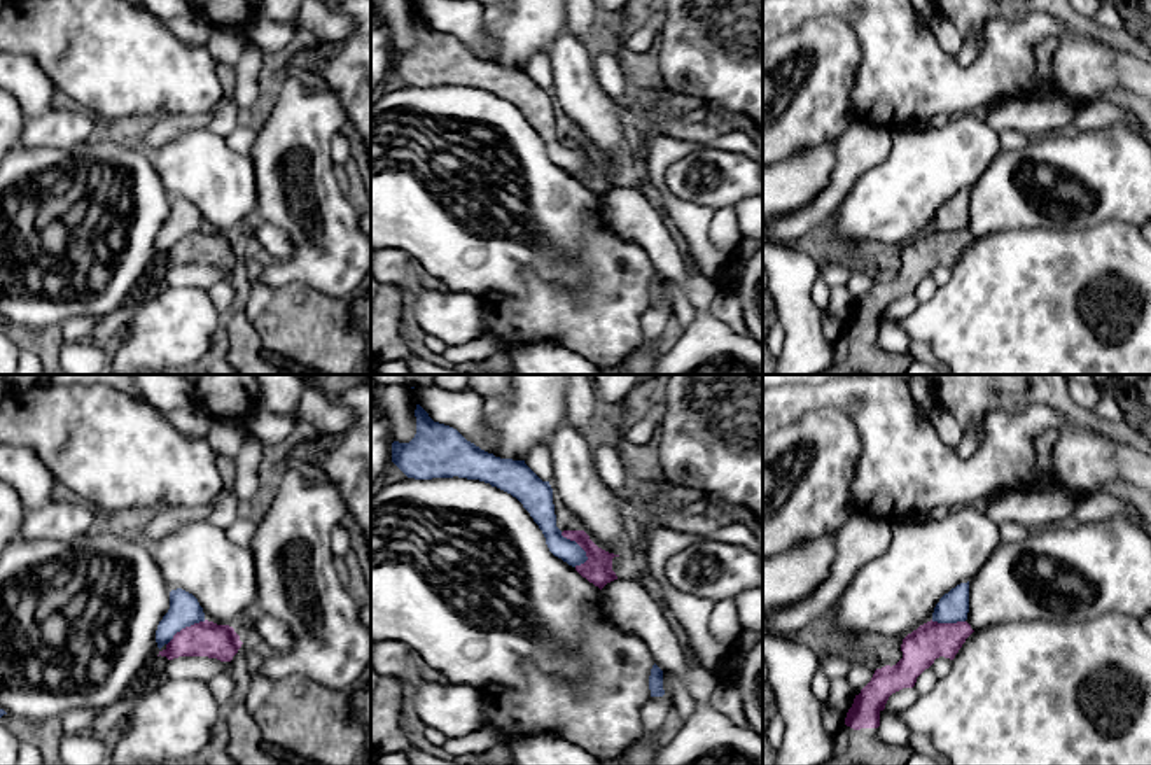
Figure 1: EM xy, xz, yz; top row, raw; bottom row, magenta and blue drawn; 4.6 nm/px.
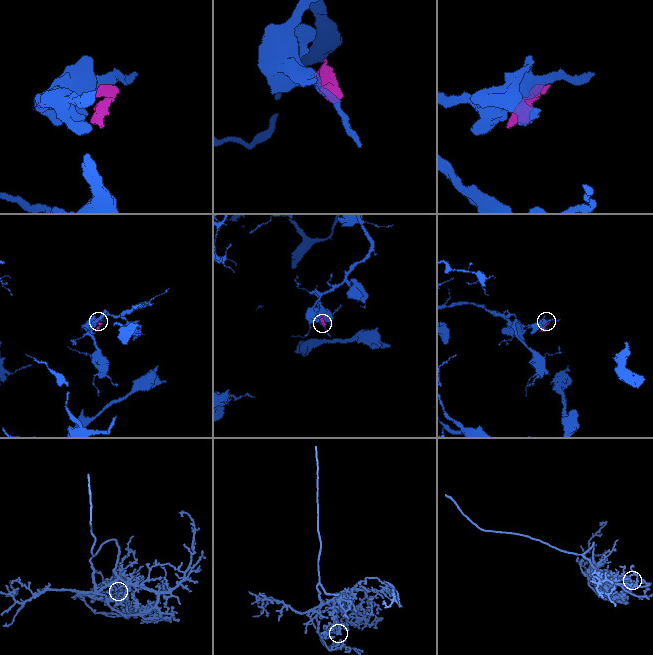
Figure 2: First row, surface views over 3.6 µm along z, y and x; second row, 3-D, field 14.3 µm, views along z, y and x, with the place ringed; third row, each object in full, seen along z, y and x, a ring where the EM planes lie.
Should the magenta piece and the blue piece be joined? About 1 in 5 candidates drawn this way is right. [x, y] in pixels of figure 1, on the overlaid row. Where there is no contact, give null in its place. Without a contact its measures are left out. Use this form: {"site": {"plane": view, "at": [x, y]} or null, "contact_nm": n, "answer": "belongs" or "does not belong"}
{"site": {"plane": "xz", "at": [579, 545]}, "contact_nm": 190, "answer": "does not belong"}

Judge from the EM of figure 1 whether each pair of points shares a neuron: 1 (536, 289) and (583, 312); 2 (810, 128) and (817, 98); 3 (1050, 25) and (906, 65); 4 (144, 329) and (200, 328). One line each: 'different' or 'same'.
1: same
2: same
3: same
4: same

